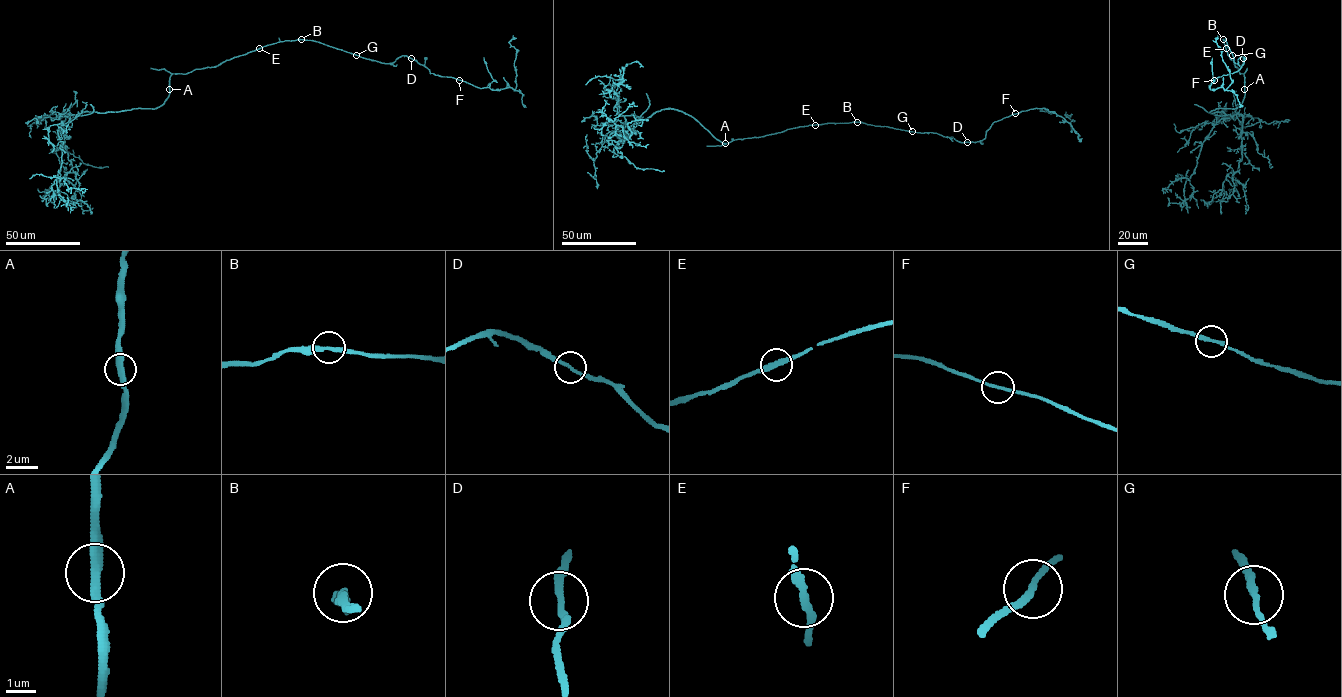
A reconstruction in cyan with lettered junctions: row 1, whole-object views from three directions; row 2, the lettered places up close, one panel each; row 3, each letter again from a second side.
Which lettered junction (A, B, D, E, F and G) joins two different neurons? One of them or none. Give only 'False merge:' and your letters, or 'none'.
False merge: none

